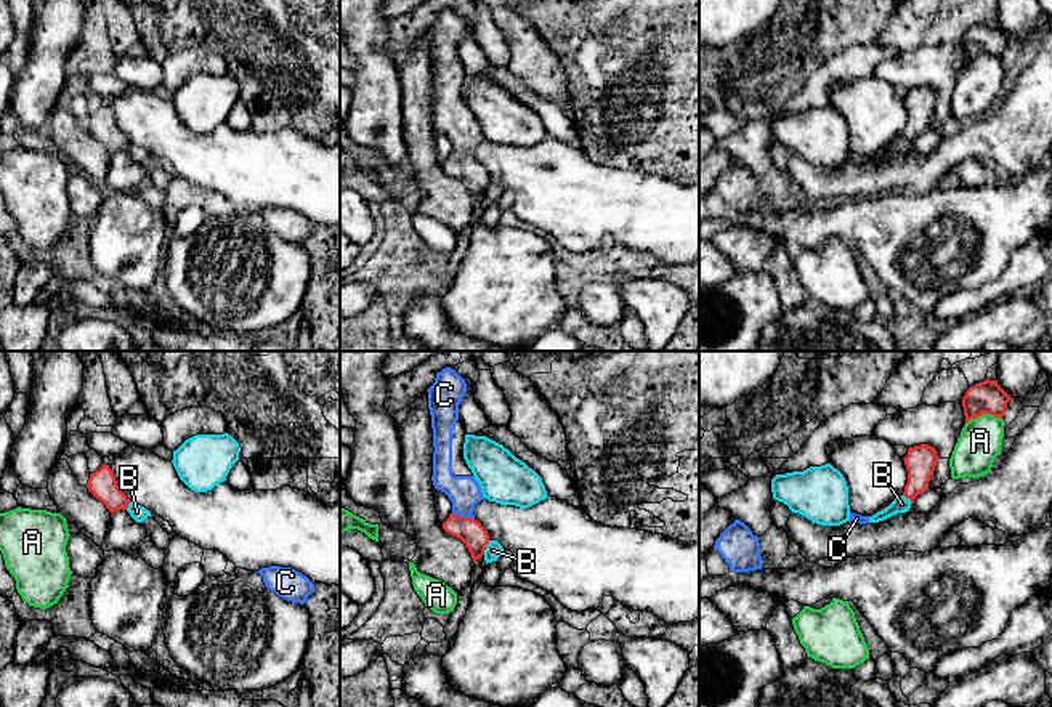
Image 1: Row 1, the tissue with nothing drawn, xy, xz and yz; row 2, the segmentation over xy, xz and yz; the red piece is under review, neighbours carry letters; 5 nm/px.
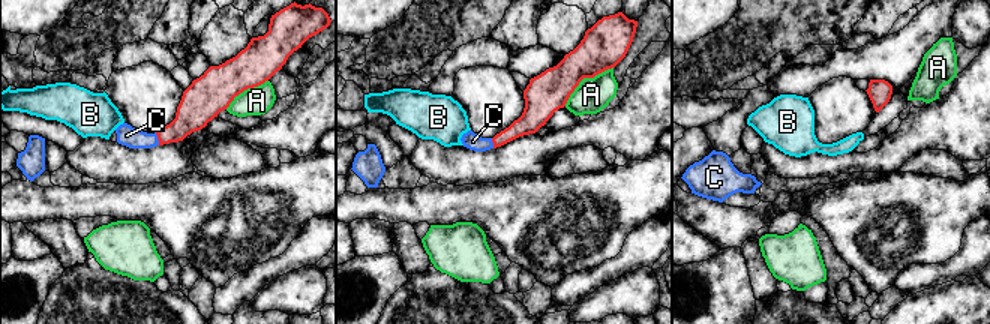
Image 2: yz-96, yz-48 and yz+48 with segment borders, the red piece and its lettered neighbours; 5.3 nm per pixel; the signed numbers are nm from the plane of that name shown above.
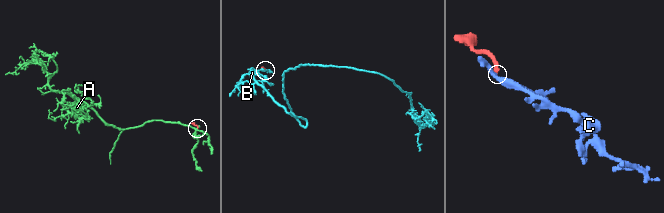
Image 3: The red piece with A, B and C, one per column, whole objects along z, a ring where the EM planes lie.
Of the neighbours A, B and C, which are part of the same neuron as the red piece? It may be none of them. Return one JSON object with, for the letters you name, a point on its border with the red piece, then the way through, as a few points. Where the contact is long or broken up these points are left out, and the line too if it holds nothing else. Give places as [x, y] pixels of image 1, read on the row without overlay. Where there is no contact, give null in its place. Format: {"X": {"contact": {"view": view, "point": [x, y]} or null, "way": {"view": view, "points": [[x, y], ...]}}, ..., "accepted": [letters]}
{"C": {"contact": {"view": "xz", "point": [464, 159]}, "way": {"view": "xz", "points": [[470, 172], [464, 159], [464, 132]]}}, "accepted": ["C"]}

